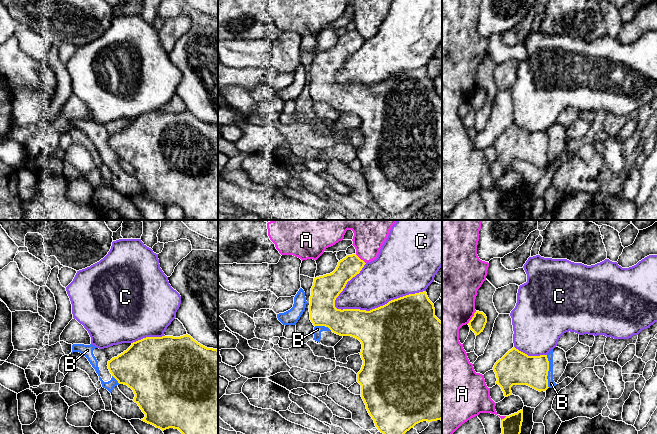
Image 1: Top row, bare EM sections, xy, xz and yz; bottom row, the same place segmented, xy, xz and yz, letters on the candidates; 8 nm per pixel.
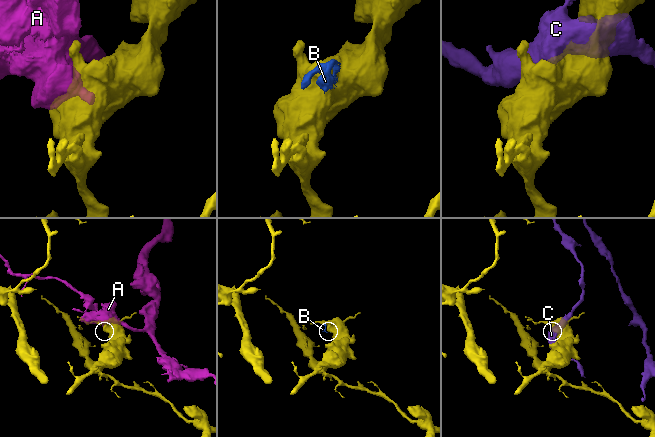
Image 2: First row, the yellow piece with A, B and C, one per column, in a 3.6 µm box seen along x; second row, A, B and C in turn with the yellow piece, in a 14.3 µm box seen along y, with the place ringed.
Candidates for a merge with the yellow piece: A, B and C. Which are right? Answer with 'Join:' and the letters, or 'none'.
Join: none

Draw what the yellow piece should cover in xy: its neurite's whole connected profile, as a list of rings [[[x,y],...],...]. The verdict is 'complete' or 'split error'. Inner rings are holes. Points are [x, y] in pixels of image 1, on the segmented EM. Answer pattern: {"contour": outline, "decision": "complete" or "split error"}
{"contour": [[[186,334],[180,337],[162,336],[162,337],[146,337],[136,342],[123,353],[108,361],[108,369],[112,376],[119,384],[127,385],[135,394],[133,401],[138,404],[145,417],[142,421],[161,429],[162,431],[174,428],[178,429],[182,434],[218,434],[218,350],[207,348],[190,335]]], "decision": "complete"}

